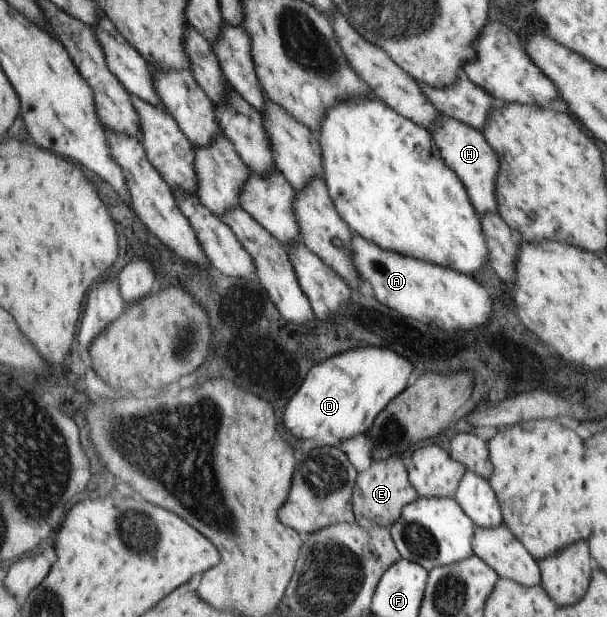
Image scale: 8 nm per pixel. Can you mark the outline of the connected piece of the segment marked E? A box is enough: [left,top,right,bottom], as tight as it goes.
[354,456,420,529]

